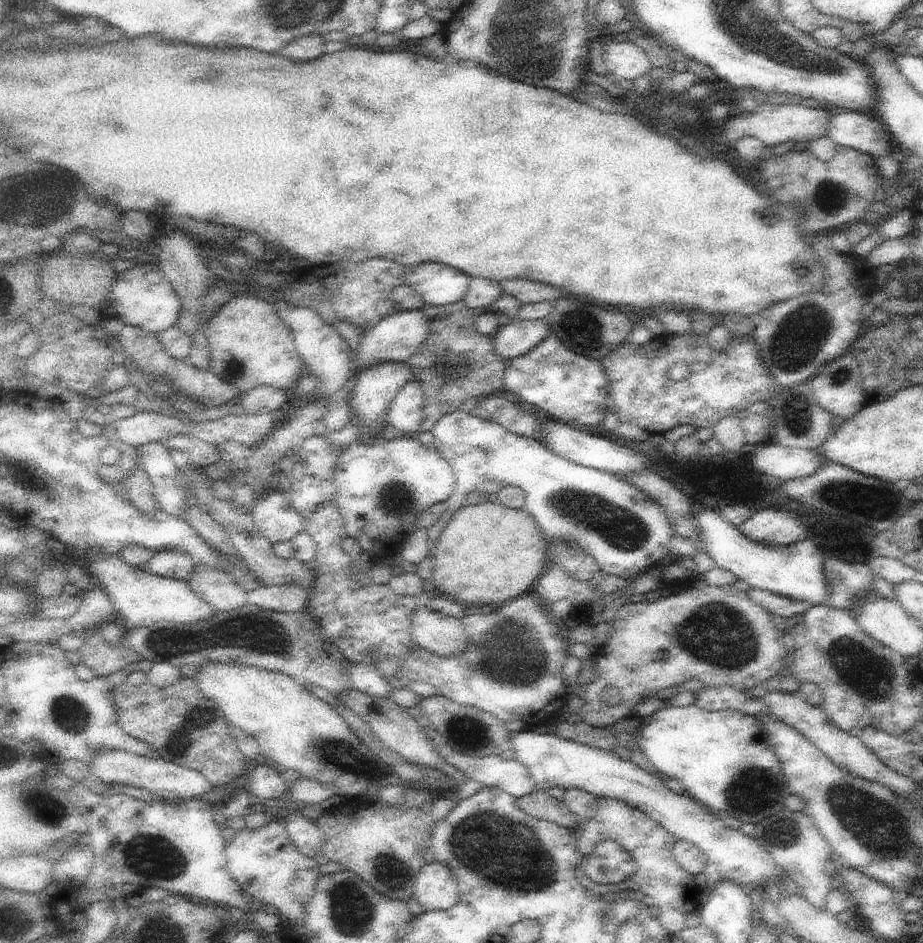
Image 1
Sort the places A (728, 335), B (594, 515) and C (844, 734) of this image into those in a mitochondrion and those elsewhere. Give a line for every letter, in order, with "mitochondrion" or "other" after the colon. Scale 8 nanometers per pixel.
A: other
B: mitochondrion
C: other

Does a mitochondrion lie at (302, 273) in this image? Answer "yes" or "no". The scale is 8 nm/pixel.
no

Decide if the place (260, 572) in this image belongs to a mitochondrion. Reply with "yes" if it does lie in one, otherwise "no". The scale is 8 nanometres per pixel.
no

